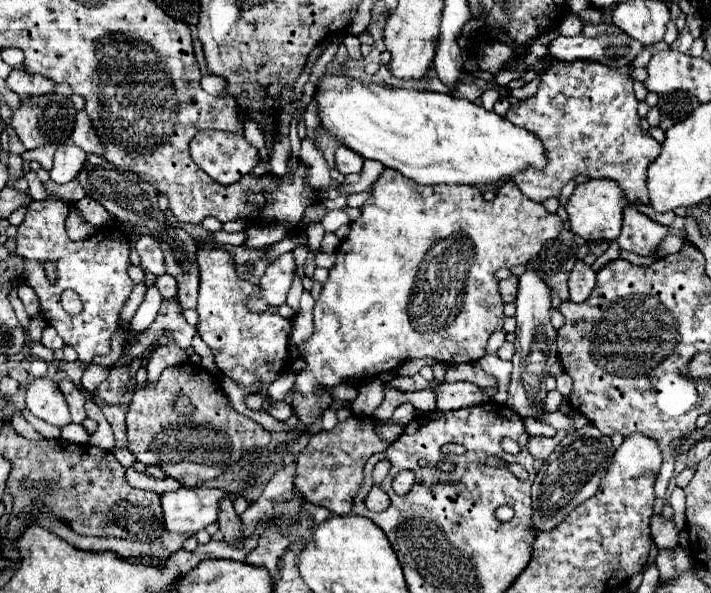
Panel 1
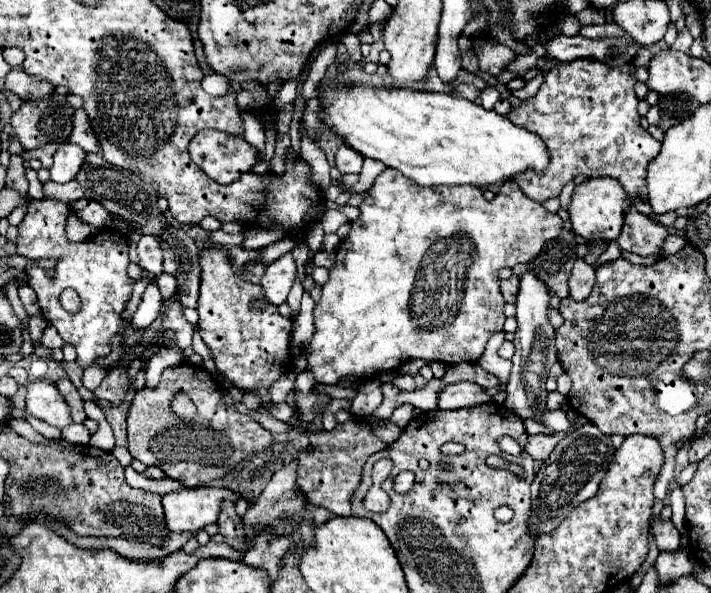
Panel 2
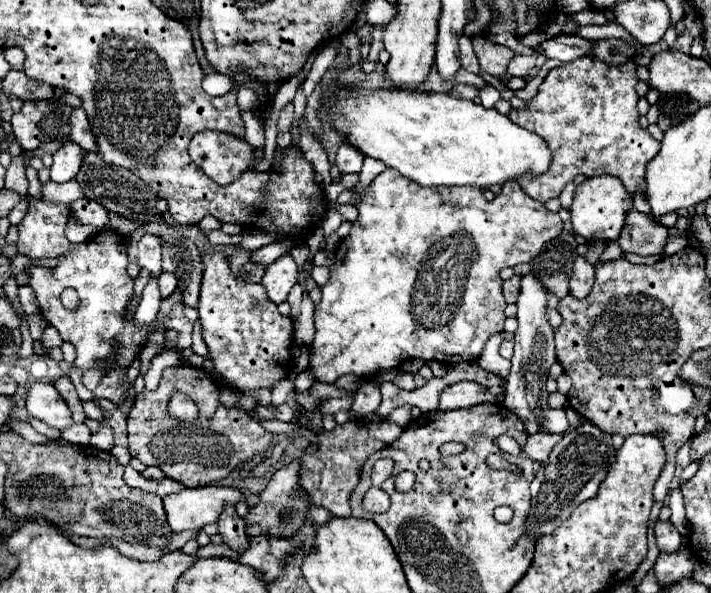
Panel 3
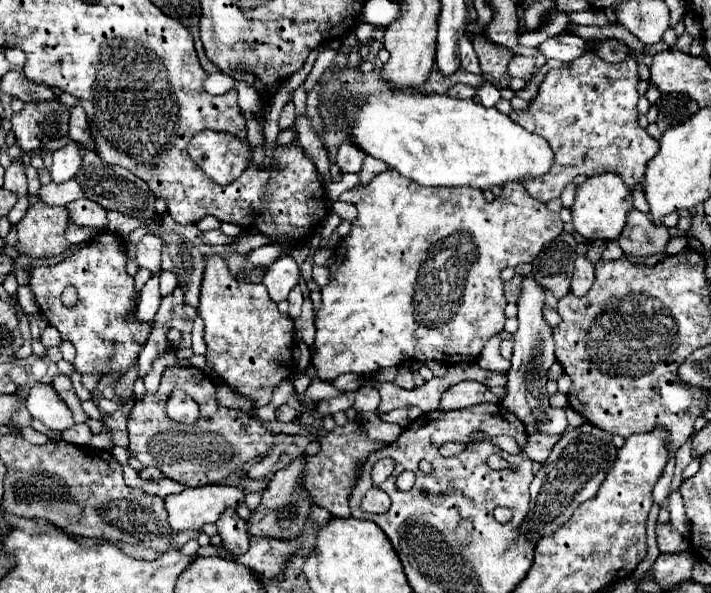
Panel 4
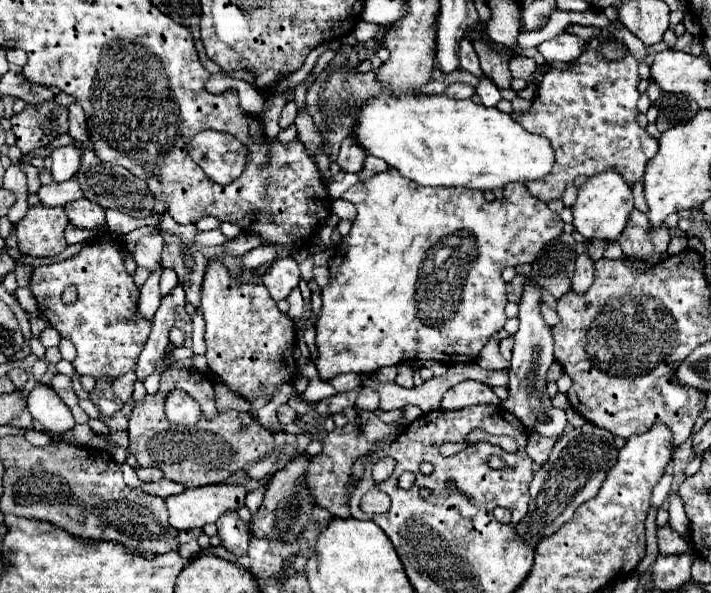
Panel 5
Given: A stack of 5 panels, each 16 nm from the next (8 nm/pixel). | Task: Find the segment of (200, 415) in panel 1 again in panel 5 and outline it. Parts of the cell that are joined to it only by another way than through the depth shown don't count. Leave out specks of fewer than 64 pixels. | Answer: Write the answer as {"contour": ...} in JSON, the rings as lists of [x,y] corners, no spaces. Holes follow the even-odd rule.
{"contour":[[[176,368],[164,370],[160,388],[156,394],[146,394],[142,404],[136,404],[128,420],[130,446],[128,450],[136,456],[142,466],[156,466],[162,470],[164,478],[174,480],[186,488],[198,488],[206,484],[220,484],[236,470],[242,470],[248,462],[264,458],[276,444],[274,434],[268,432],[256,418],[248,412],[220,412],[214,402],[214,384],[206,374],[196,368]],[[172,390],[190,390],[190,396],[200,404],[202,418],[192,428],[180,428],[178,424],[168,424],[164,416],[164,400]]]}

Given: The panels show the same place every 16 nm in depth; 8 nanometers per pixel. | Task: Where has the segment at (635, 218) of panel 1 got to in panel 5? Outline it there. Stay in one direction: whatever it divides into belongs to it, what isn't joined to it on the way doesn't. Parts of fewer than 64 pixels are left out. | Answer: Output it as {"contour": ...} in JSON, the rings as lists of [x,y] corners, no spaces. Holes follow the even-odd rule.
{"contour":[[[632,210],[628,224],[618,238],[618,244],[622,246],[624,254],[636,258],[650,258],[654,254],[664,254],[668,242],[670,242],[668,228],[664,226],[652,232],[652,228],[648,228],[648,216],[638,210]]]}

